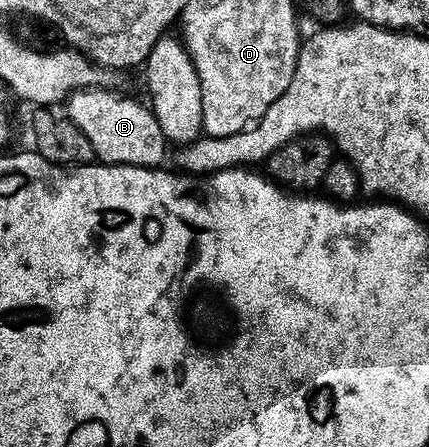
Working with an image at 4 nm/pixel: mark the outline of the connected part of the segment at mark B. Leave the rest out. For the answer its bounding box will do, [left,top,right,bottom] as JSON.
[65,89,168,169]

